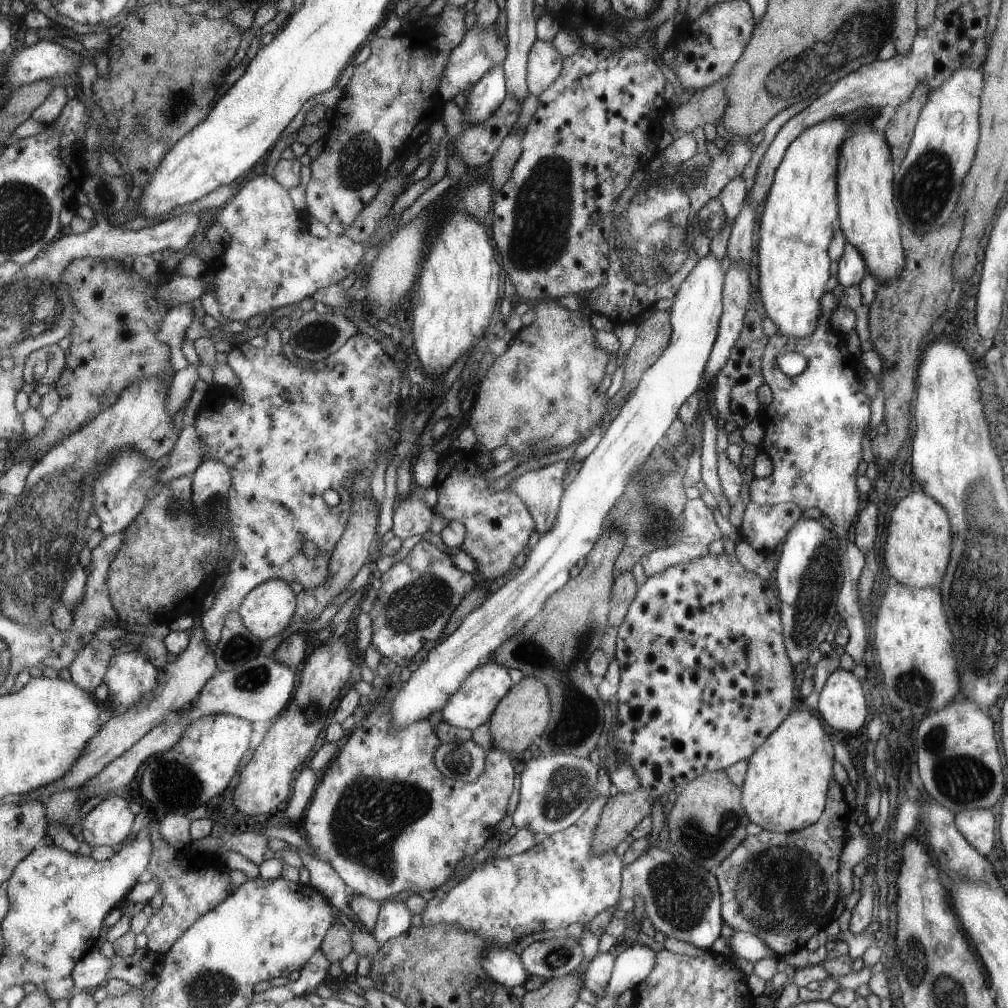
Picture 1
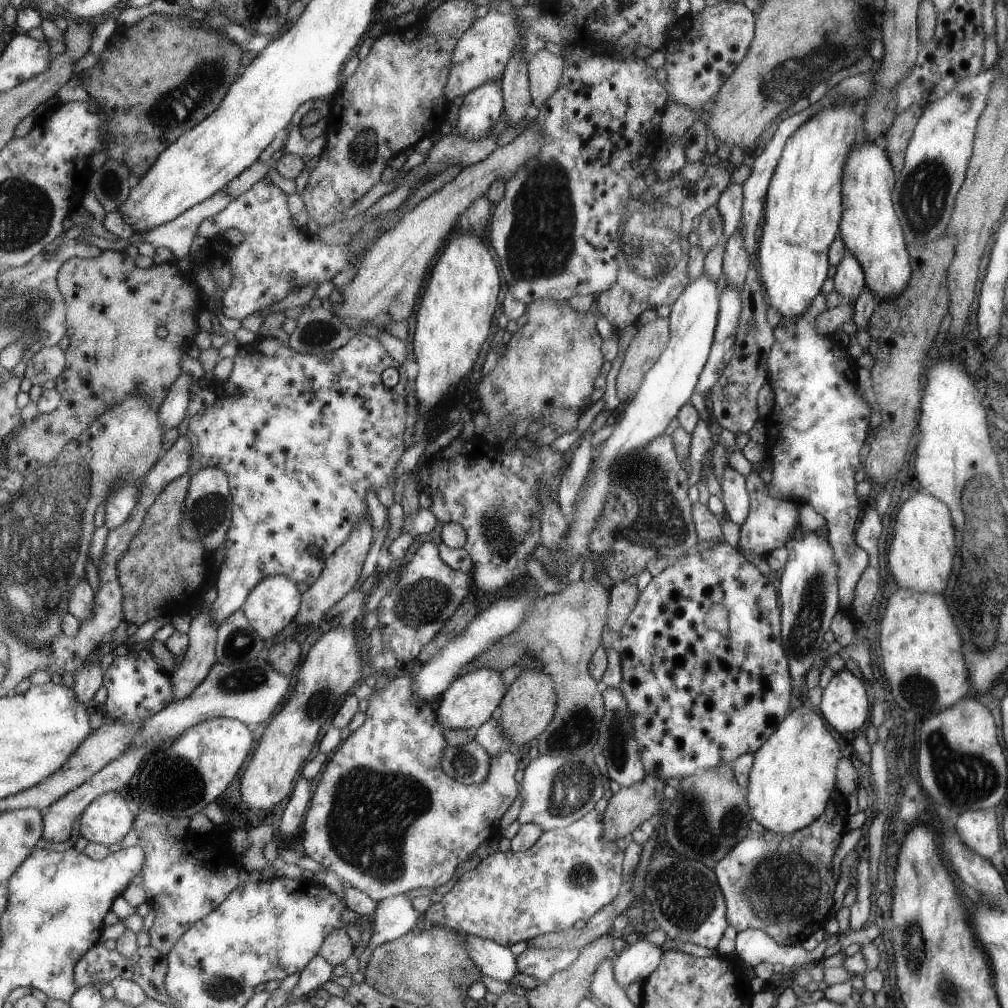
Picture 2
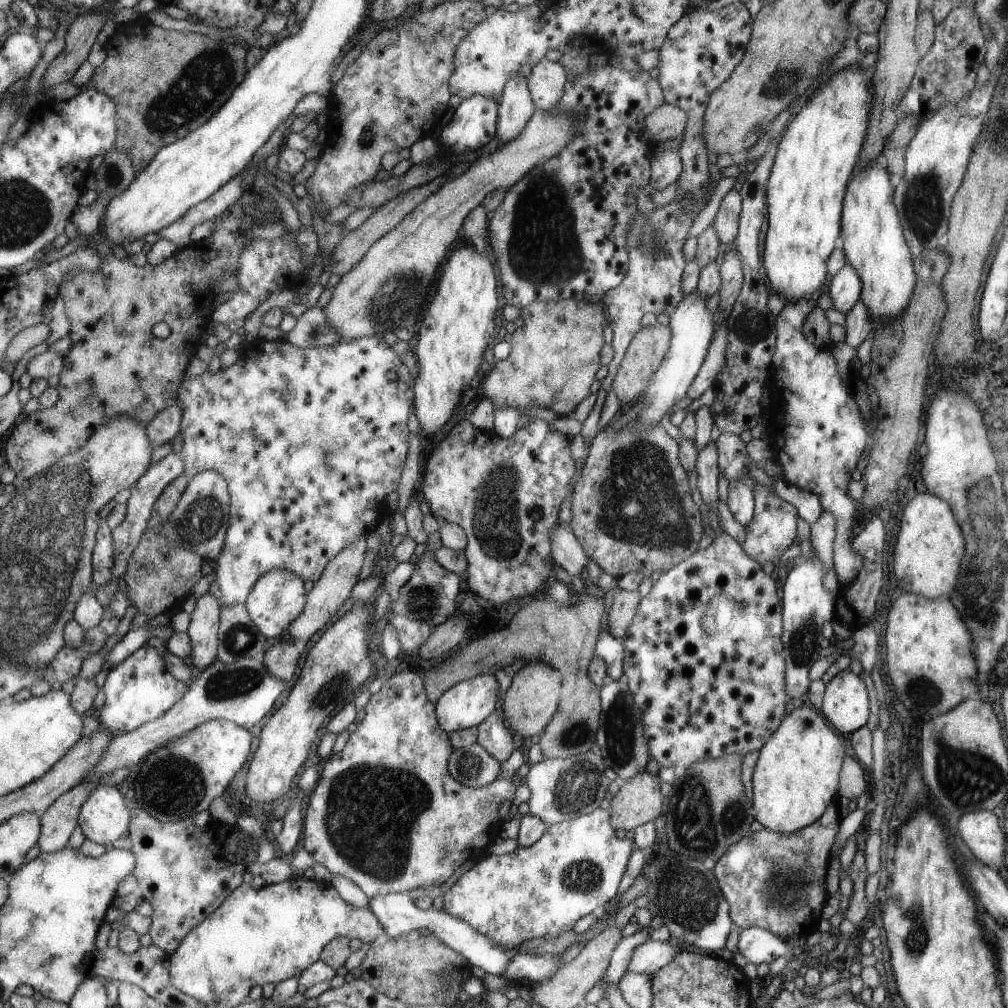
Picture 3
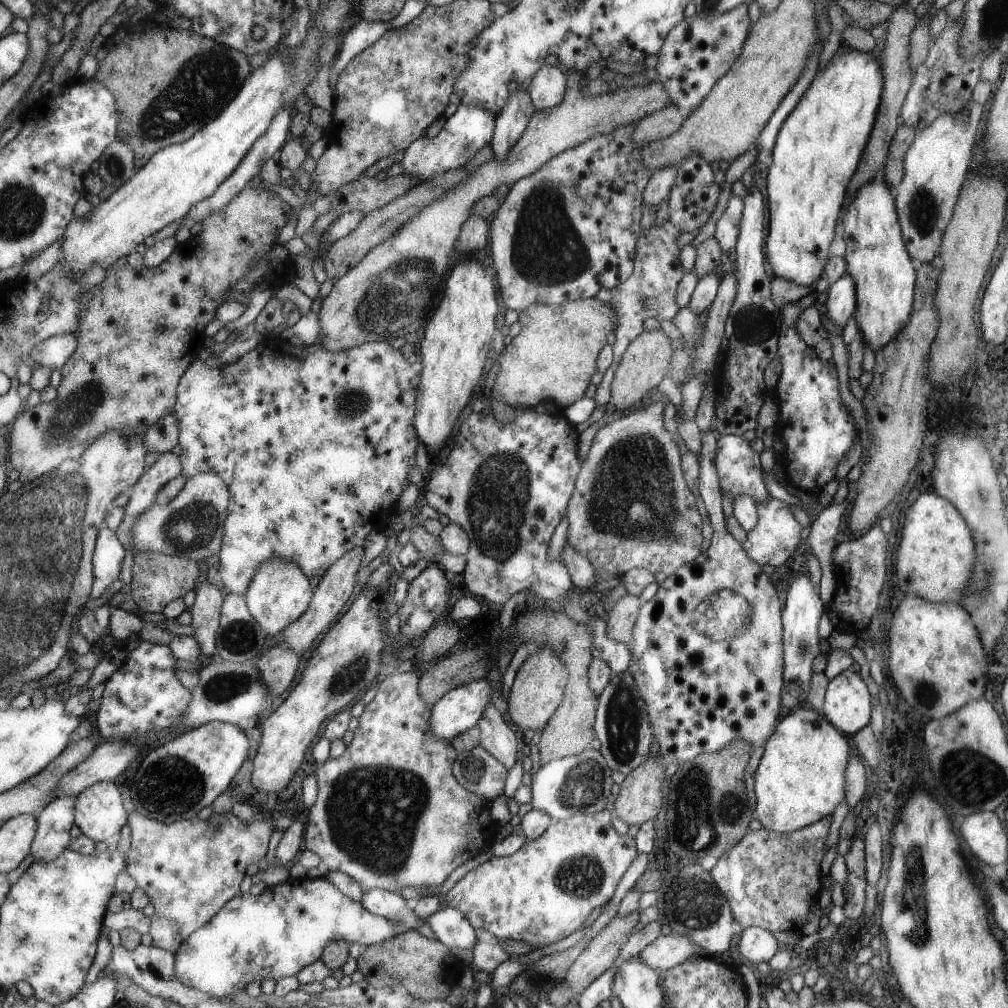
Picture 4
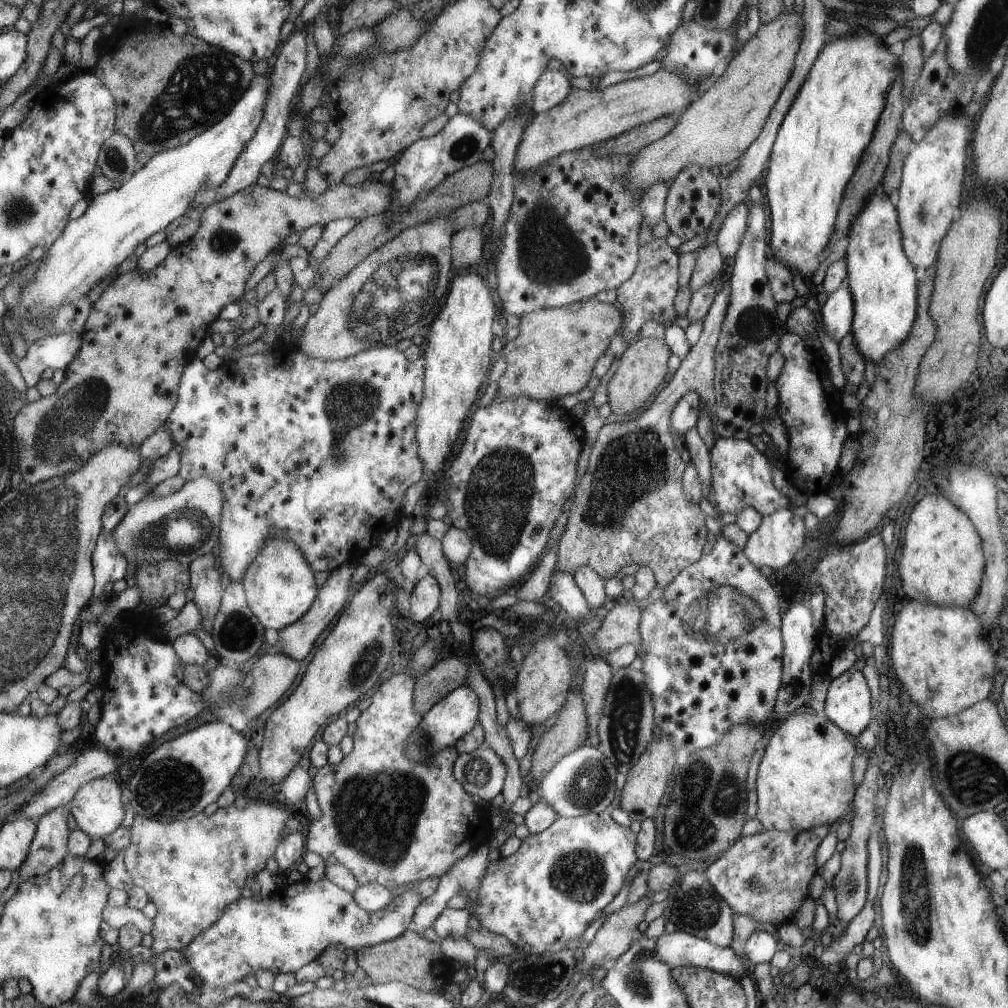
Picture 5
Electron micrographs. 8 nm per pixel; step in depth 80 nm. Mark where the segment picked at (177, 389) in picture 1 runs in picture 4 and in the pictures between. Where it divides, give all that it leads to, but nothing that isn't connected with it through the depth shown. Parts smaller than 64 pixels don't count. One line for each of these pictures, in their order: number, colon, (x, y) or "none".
2: (172, 412)
3: (164, 427)
4: (162, 437)

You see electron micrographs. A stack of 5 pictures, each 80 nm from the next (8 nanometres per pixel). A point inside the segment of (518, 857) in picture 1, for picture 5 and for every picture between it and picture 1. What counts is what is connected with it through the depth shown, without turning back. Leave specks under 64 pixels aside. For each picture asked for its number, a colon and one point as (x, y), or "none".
2: (569, 873)
3: (541, 890)
4: (542, 892)
5: (559, 879)

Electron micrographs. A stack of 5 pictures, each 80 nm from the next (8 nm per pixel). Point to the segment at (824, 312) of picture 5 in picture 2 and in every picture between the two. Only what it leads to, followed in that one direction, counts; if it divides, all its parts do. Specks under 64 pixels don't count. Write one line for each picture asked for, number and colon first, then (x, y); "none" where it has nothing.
2: (848, 280)
3: (844, 288)
4: (841, 301)

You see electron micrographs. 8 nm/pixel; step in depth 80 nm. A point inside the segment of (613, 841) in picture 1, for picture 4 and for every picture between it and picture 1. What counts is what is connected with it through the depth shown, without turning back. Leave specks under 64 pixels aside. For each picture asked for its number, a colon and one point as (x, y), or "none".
2: (630, 806)
3: (638, 800)
4: (639, 798)

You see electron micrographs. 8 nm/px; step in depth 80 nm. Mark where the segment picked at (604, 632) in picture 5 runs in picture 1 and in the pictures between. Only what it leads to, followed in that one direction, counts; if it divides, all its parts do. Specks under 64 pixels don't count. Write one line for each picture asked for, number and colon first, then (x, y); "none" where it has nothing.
1: (624, 588)
2: (623, 596)
3: (624, 604)
4: (622, 614)

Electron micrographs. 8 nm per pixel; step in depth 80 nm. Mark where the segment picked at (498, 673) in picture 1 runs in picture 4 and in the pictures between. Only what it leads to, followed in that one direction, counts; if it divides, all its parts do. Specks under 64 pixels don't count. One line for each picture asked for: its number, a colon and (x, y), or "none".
2: (471, 699)
3: (465, 704)
4: (459, 709)

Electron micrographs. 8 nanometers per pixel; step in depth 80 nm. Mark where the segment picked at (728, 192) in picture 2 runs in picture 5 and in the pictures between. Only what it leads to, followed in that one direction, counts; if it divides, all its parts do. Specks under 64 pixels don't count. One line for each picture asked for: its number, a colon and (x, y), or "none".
3: (725, 223)
4: (726, 231)
5: (728, 237)

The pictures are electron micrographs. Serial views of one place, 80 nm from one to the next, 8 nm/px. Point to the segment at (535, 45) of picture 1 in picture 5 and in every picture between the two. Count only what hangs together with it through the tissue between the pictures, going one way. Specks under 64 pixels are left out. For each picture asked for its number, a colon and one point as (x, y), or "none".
2: (544, 70)
3: (545, 83)
4: (547, 88)
5: (552, 87)

